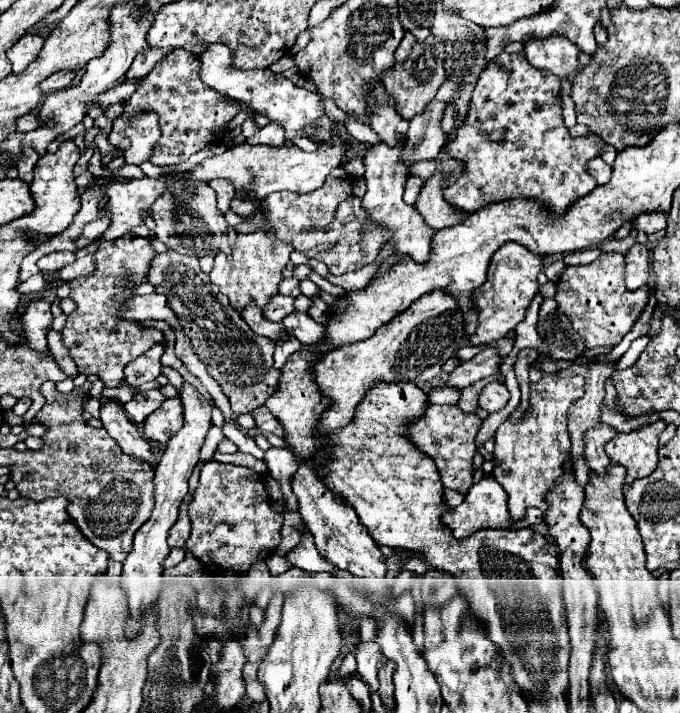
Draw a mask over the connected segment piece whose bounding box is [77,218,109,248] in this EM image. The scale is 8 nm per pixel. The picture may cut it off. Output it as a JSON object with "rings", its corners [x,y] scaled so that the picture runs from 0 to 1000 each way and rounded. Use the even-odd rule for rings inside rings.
{"rings":[[[146,306],[146,309],[128,314],[125,323],[122,323],[122,328],[119,328],[119,334],[113,337],[113,348],[128,345],[134,337],[140,337],[143,331],[149,331],[149,325],[154,325],[157,317],[160,317],[160,306]]]}

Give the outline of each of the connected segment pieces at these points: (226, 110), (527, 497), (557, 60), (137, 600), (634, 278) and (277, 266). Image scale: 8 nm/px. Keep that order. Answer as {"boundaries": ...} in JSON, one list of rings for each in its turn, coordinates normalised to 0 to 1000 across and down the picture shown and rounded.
{"boundaries":[[[[254,70],[225,95],[199,132],[181,146],[181,163],[207,160],[210,154],[234,160],[237,194],[222,219],[222,227],[231,233],[260,233],[301,205],[328,199],[334,194],[334,174],[354,154],[349,140],[331,137],[331,132],[319,132],[319,126],[301,121],[293,109],[293,98],[296,84],[290,79],[275,76],[275,70]]],[[[851,505],[825,525],[801,525],[790,539],[781,539],[781,583],[760,595],[740,592],[728,606],[725,634],[725,670],[740,682],[749,696],[749,721],[754,732],[766,732],[775,712],[807,715],[804,693],[813,687],[819,673],[831,665],[831,651],[840,648],[834,586],[837,572],[857,553],[860,533],[866,527],[866,508]]],[[[813,50],[801,56],[775,56],[772,79],[781,93],[793,98],[807,98],[825,115],[843,109],[851,98],[851,73],[854,67],[834,53]]],[[[269,536],[263,544],[263,558],[272,572],[272,595],[269,600],[246,620],[243,634],[228,656],[228,712],[222,718],[222,727],[201,743],[199,749],[199,766],[190,774],[187,785],[181,788],[181,808],[184,808],[184,827],[190,839],[190,858],[193,858],[193,872],[184,878],[184,889],[193,895],[207,884],[207,861],[210,856],[231,842],[234,836],[234,822],[228,822],[231,811],[237,811],[237,788],[249,777],[249,763],[246,763],[246,749],[249,741],[260,732],[260,712],[269,704],[275,687],[278,687],[278,670],[284,662],[284,654],[293,648],[293,631],[301,620],[304,603],[310,600],[310,575],[316,572],[313,558],[301,558],[287,541],[278,536]]],[[[934,342],[922,356],[922,387],[919,387],[919,398],[925,407],[940,407],[943,401],[951,398],[951,387],[954,387],[954,348]]],[[[378,292],[363,311],[346,317],[346,323],[351,334],[343,348],[343,365],[334,365],[331,356],[319,356],[313,379],[307,381],[307,390],[313,398],[322,401],[325,412],[337,418],[337,426],[349,438],[360,435],[366,424],[378,426],[387,435],[396,426],[396,418],[401,418],[410,410],[407,401],[416,393],[413,381],[425,367],[425,356],[431,353],[431,345],[419,339],[407,339],[393,331],[393,317],[384,306],[384,292]]]]}

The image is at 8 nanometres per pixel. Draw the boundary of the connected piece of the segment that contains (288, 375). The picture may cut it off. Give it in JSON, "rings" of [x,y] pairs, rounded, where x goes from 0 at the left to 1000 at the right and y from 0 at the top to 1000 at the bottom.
{"rings":[[[446,488],[434,496],[428,496],[425,508],[413,516],[413,530],[410,530],[410,547],[390,564],[390,569],[401,578],[401,583],[410,586],[422,606],[422,626],[437,637],[437,640],[460,640],[463,637],[463,612],[466,609],[466,592],[472,583],[472,575],[481,572],[481,558],[466,553],[466,541],[460,533],[460,525],[454,522],[457,511],[463,508],[469,491],[454,491]]]}

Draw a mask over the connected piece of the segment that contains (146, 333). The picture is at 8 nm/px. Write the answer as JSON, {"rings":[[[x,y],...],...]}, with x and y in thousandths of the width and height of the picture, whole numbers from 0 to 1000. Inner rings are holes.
{"rings":[[[184,328],[181,334],[175,334],[169,339],[151,339],[143,348],[143,353],[140,353],[143,379],[137,379],[134,384],[116,387],[116,390],[110,390],[110,393],[101,396],[101,401],[104,401],[101,418],[110,424],[113,432],[99,443],[99,454],[90,463],[93,480],[101,488],[104,502],[116,513],[116,522],[122,522],[128,527],[131,525],[143,525],[154,536],[154,541],[160,541],[160,544],[169,544],[169,541],[181,539],[184,536],[184,522],[181,522],[184,513],[196,502],[201,502],[213,491],[219,491],[225,482],[234,482],[237,474],[240,474],[237,463],[231,463],[231,460],[213,460],[213,457],[207,457],[204,449],[187,449],[187,446],[175,443],[175,435],[196,415],[199,401],[216,393],[219,367],[225,367],[225,356],[228,356],[228,351],[225,351],[219,334],[207,334],[207,331],[199,331],[199,328]]]}

